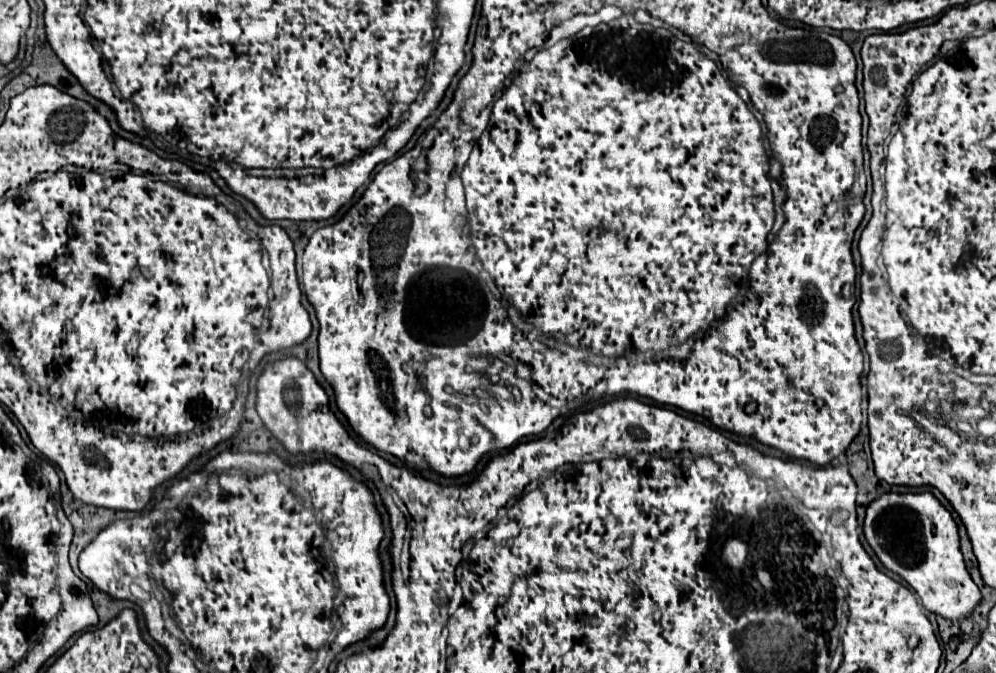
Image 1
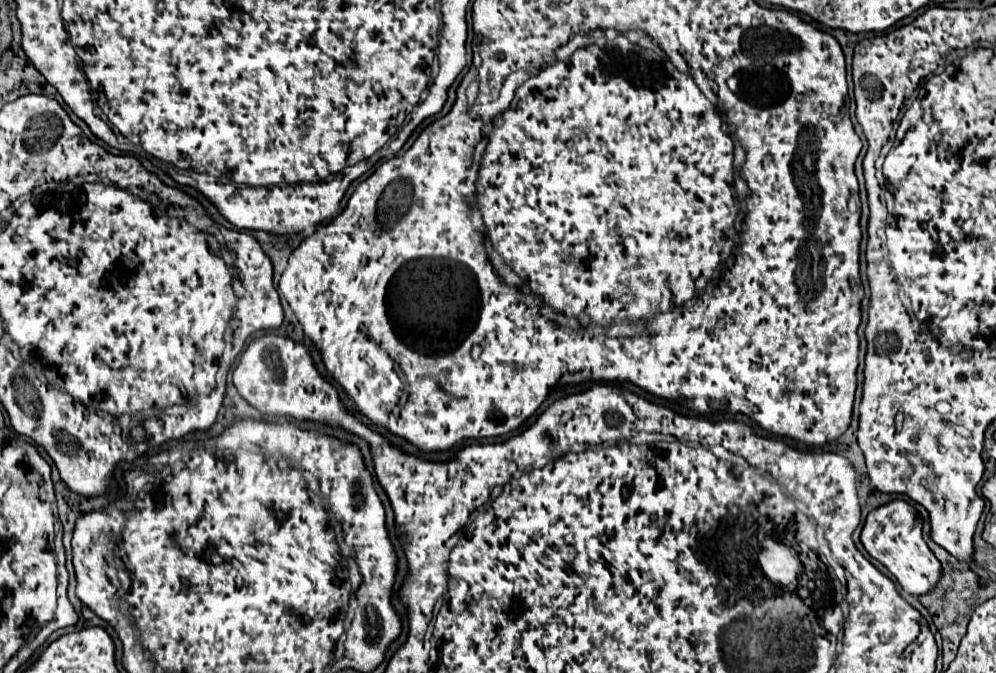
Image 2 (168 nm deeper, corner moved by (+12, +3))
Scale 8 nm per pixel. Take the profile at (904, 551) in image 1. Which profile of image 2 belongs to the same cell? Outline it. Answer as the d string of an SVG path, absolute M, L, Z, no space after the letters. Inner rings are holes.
M901 499L877 507L867 515L861 531L861 543L873 559L883 563L893 573L903 591L911 595L919 597L927 593L941 579L941 563L923 539L923 521L917 517L915 509Z

